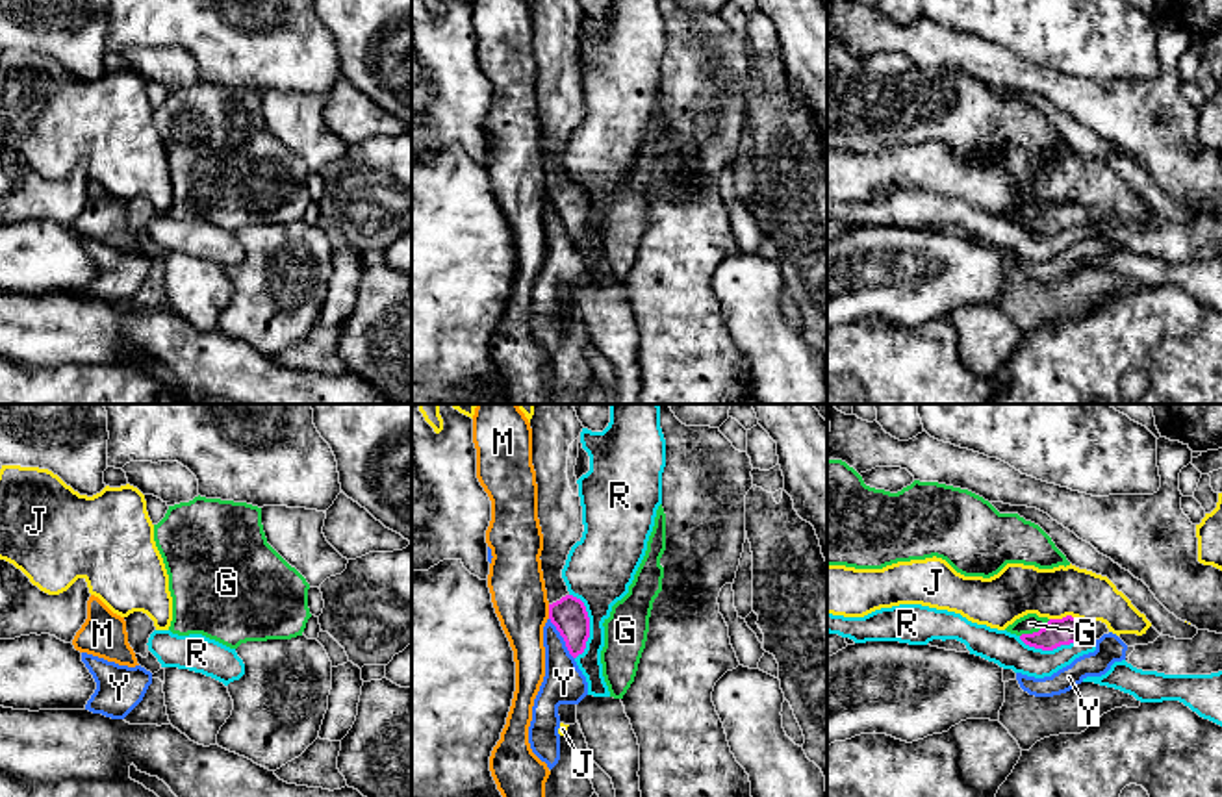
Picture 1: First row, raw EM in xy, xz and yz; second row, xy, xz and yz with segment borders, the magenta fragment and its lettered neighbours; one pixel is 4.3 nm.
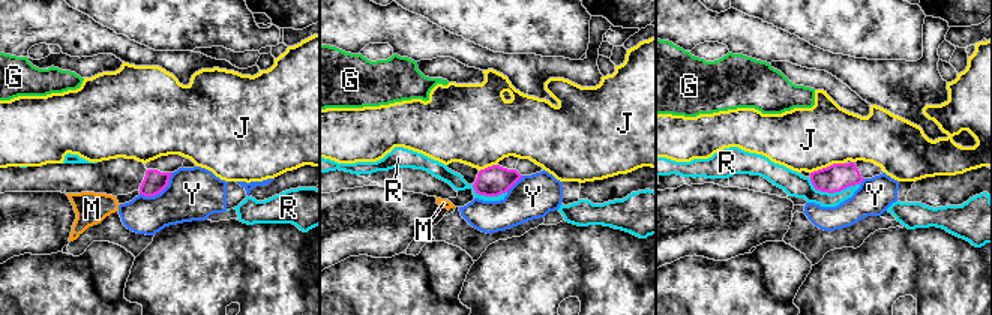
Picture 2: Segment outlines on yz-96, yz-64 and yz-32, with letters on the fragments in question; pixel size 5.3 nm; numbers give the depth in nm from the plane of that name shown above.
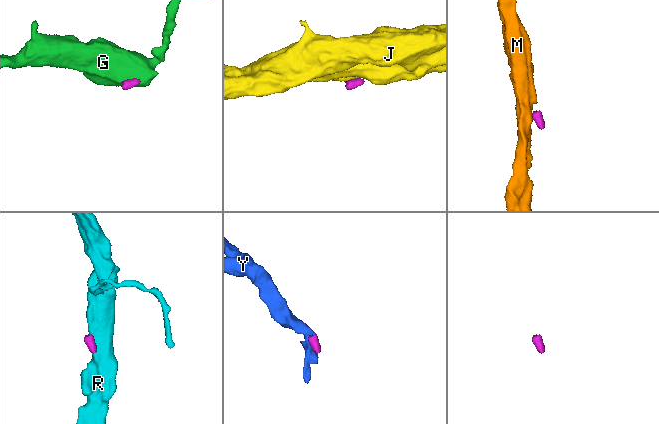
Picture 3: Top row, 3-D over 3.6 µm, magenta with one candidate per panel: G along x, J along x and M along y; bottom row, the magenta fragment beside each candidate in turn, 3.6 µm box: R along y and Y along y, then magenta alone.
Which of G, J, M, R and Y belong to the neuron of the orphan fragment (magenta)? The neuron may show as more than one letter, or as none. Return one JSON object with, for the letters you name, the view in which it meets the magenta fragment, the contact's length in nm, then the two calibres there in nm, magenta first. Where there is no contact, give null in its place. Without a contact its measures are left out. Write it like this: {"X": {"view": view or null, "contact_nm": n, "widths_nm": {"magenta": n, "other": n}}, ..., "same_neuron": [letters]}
{"same_neuron": []}

